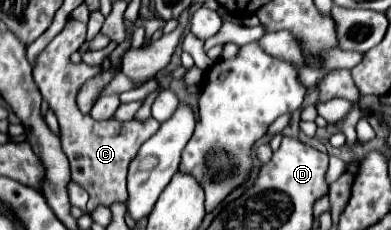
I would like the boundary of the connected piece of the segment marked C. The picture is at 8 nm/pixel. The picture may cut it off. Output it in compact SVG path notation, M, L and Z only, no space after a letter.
M68 18L66 26L60 34L54 36L54 40L36 56L34 62L34 82L40 88L44 100L48 100L50 108L56 112L60 122L60 142L62 150L70 160L72 180L90 194L88 200L88 214L94 212L96 206L112 206L114 202L126 202L128 190L126 190L126 172L128 164L136 158L138 148L158 130L158 122L118 122L118 120L92 120L84 116L76 106L76 92L78 88L92 78L92 66L86 64L72 64L70 54L66 50L66 40L60 42L60 36L66 36L66 32L82 32L82 22Z

